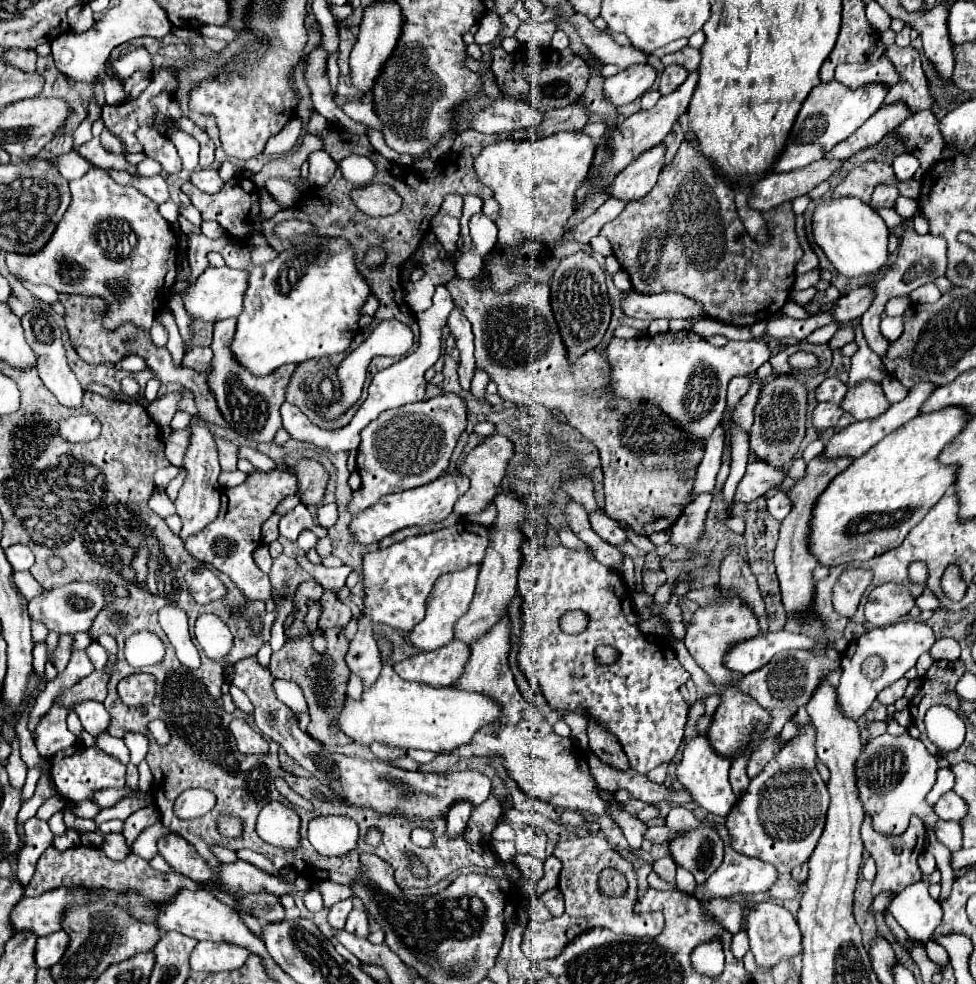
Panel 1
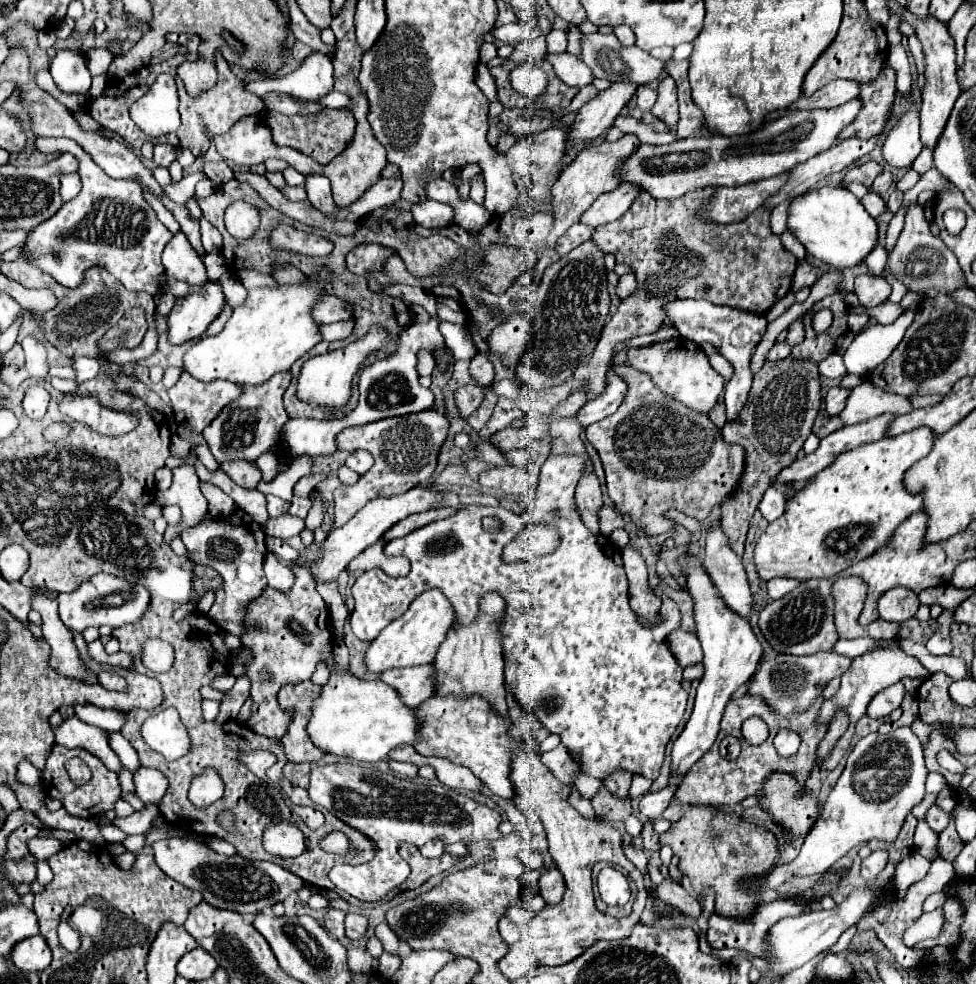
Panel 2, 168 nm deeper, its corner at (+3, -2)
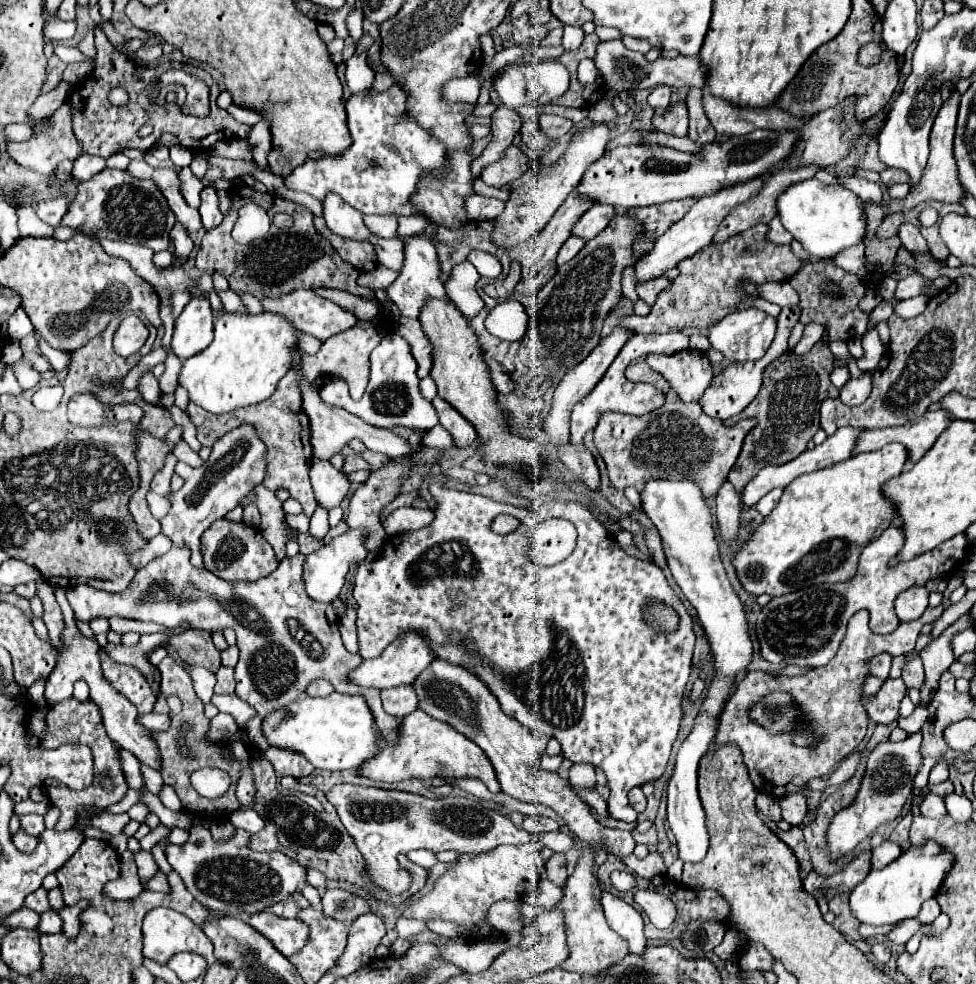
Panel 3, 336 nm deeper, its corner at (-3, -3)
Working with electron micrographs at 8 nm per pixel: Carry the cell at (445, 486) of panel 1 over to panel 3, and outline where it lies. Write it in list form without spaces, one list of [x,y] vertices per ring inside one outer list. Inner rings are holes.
[[[349,528],[347,532],[335,536],[331,542],[323,544],[317,552],[307,556],[305,590],[315,602],[333,602],[339,596],[351,564],[361,564],[367,558],[367,548],[365,548],[367,536],[369,536],[369,530],[365,530],[365,528]]]

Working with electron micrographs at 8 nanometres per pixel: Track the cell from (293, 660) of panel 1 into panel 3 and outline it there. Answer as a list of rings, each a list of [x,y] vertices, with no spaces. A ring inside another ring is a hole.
[[[269,748],[265,752],[265,758],[271,760],[275,774],[277,776],[293,776],[293,778],[301,778],[301,776],[309,776],[315,768],[307,758],[301,758],[301,754],[293,754],[291,750],[277,750]]]

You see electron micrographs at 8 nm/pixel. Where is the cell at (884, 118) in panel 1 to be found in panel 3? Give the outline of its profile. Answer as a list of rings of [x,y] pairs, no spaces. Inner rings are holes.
[[[809,164],[809,166],[801,166],[801,168],[793,168],[793,170],[783,168],[783,170],[777,170],[775,174],[771,174],[755,198],[751,198],[743,206],[737,206],[737,210],[733,210],[733,214],[729,214],[725,218],[725,222],[721,224],[713,242],[723,242],[725,238],[739,234],[747,228],[753,228],[759,222],[769,224],[771,218],[777,216],[779,194],[783,194],[783,190],[787,190],[787,186],[813,178],[817,174],[817,170],[823,170],[823,168]]]

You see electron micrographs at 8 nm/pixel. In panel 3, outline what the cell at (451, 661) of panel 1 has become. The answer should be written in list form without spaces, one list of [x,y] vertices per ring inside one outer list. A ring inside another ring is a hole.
[[[413,684],[385,688],[385,690],[381,690],[381,698],[383,698],[385,712],[391,716],[397,716],[397,718],[403,718],[419,708],[419,698],[413,690]]]

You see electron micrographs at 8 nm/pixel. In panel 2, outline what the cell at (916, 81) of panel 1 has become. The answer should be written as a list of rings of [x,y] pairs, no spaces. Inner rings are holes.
[[[885,65],[883,73],[875,81],[861,85],[861,93],[857,95],[857,99],[861,101],[861,111],[855,117],[855,121],[849,123],[837,135],[837,141],[843,141],[855,135],[861,139],[879,135],[883,131],[885,121],[891,115],[893,97],[895,97],[895,71],[889,65]]]

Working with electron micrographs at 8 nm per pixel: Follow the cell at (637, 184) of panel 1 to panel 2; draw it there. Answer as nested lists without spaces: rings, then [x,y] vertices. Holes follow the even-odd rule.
[[[619,185],[615,191],[609,193],[609,197],[605,197],[605,195],[599,197],[581,215],[579,221],[593,229],[603,223],[611,223],[631,207],[631,201],[635,201],[635,197],[637,197],[637,193],[635,193],[635,189],[631,189],[631,185]]]

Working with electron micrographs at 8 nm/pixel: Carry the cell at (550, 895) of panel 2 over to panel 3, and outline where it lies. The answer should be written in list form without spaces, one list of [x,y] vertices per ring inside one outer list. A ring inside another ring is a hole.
[[[553,854],[553,856],[547,860],[545,870],[547,870],[547,878],[549,878],[555,886],[563,888],[565,880],[567,880],[567,870],[565,870],[565,854]]]

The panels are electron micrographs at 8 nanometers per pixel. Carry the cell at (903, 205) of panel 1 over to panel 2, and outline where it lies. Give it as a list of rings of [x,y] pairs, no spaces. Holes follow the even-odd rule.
[[[867,193],[863,199],[861,199],[861,203],[863,203],[863,207],[865,207],[865,211],[871,215],[871,217],[879,217],[883,211],[887,211],[887,207],[883,205],[883,199],[877,195],[877,193]]]

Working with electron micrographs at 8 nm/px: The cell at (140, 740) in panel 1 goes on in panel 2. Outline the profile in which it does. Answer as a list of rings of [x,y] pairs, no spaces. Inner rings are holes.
[[[141,767],[139,773],[135,773],[135,793],[137,797],[143,801],[143,803],[151,803],[151,805],[159,805],[167,787],[169,787],[169,781],[163,773],[159,773],[157,769],[145,769]]]

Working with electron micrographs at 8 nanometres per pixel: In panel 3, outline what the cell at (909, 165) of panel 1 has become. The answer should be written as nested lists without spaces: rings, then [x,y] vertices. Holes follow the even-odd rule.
[[[903,222],[901,226],[899,226],[899,238],[901,238],[901,242],[903,242],[903,246],[909,250],[909,252],[921,252],[921,250],[925,250],[927,248],[927,242],[925,242],[925,238],[921,236],[921,232],[919,232],[919,228],[917,226],[913,226],[913,224],[909,224],[909,222]]]

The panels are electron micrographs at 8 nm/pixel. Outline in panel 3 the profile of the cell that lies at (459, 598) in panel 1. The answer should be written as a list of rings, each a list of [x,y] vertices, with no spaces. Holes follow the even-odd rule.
[[[413,630],[401,634],[399,638],[395,638],[381,656],[371,658],[371,660],[363,660],[361,666],[357,670],[353,670],[349,674],[349,680],[359,684],[359,686],[373,686],[373,688],[393,688],[393,686],[401,686],[401,684],[411,684],[421,670],[425,670],[425,666],[429,666],[429,662],[435,660],[435,654],[427,642],[427,638],[423,634],[417,634]]]

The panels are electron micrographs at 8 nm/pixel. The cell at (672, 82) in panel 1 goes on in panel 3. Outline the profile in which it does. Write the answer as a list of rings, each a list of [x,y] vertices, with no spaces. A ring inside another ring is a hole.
[[[683,100],[669,104],[665,114],[655,114],[653,126],[659,132],[667,132],[673,136],[687,136],[687,106],[683,104]]]

